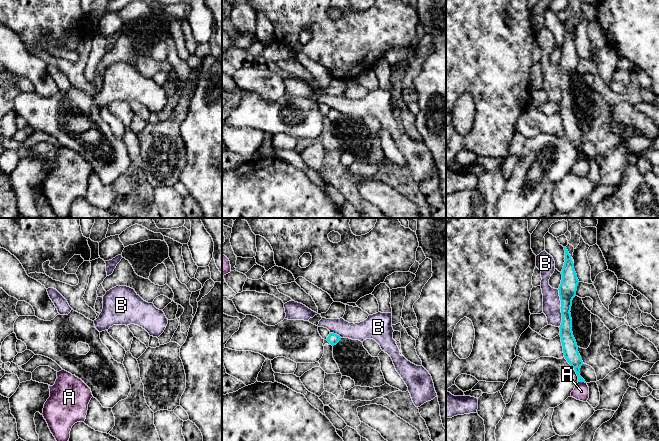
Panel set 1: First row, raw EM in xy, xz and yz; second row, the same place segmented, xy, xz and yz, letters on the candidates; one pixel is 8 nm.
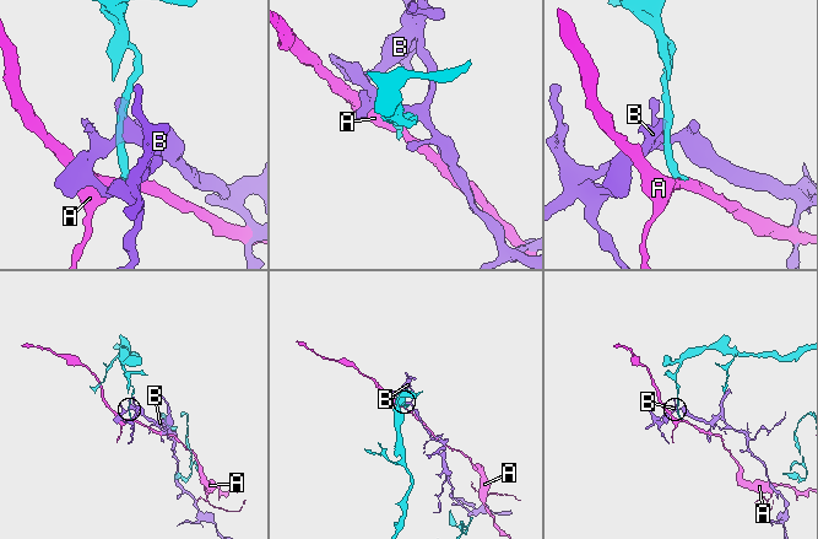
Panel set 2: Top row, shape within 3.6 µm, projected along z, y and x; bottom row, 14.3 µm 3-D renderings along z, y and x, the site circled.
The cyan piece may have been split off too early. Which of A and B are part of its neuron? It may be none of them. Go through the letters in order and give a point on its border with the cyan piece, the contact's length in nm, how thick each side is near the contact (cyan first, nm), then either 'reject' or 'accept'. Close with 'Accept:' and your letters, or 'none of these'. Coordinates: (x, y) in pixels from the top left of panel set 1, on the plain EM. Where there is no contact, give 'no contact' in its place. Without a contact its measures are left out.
A: yz (582, 157) | 70 nm | 120/130 nm | reject
B: yz (560, 83) | 320 nm | 140/140 nm | reject
Accept: none of these

